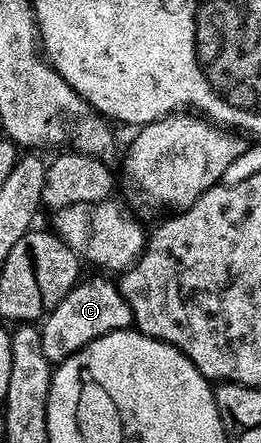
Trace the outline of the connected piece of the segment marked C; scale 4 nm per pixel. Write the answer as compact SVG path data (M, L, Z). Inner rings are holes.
M86 277L78 281L40 323L43 356L47 356L49 362L56 364L67 360L75 352L91 344L91 340L99 340L99 336L107 336L116 330L128 330L133 326L133 313L127 300L123 300L120 285L114 279L113 282L109 279L112 277L101 277L105 278Z

